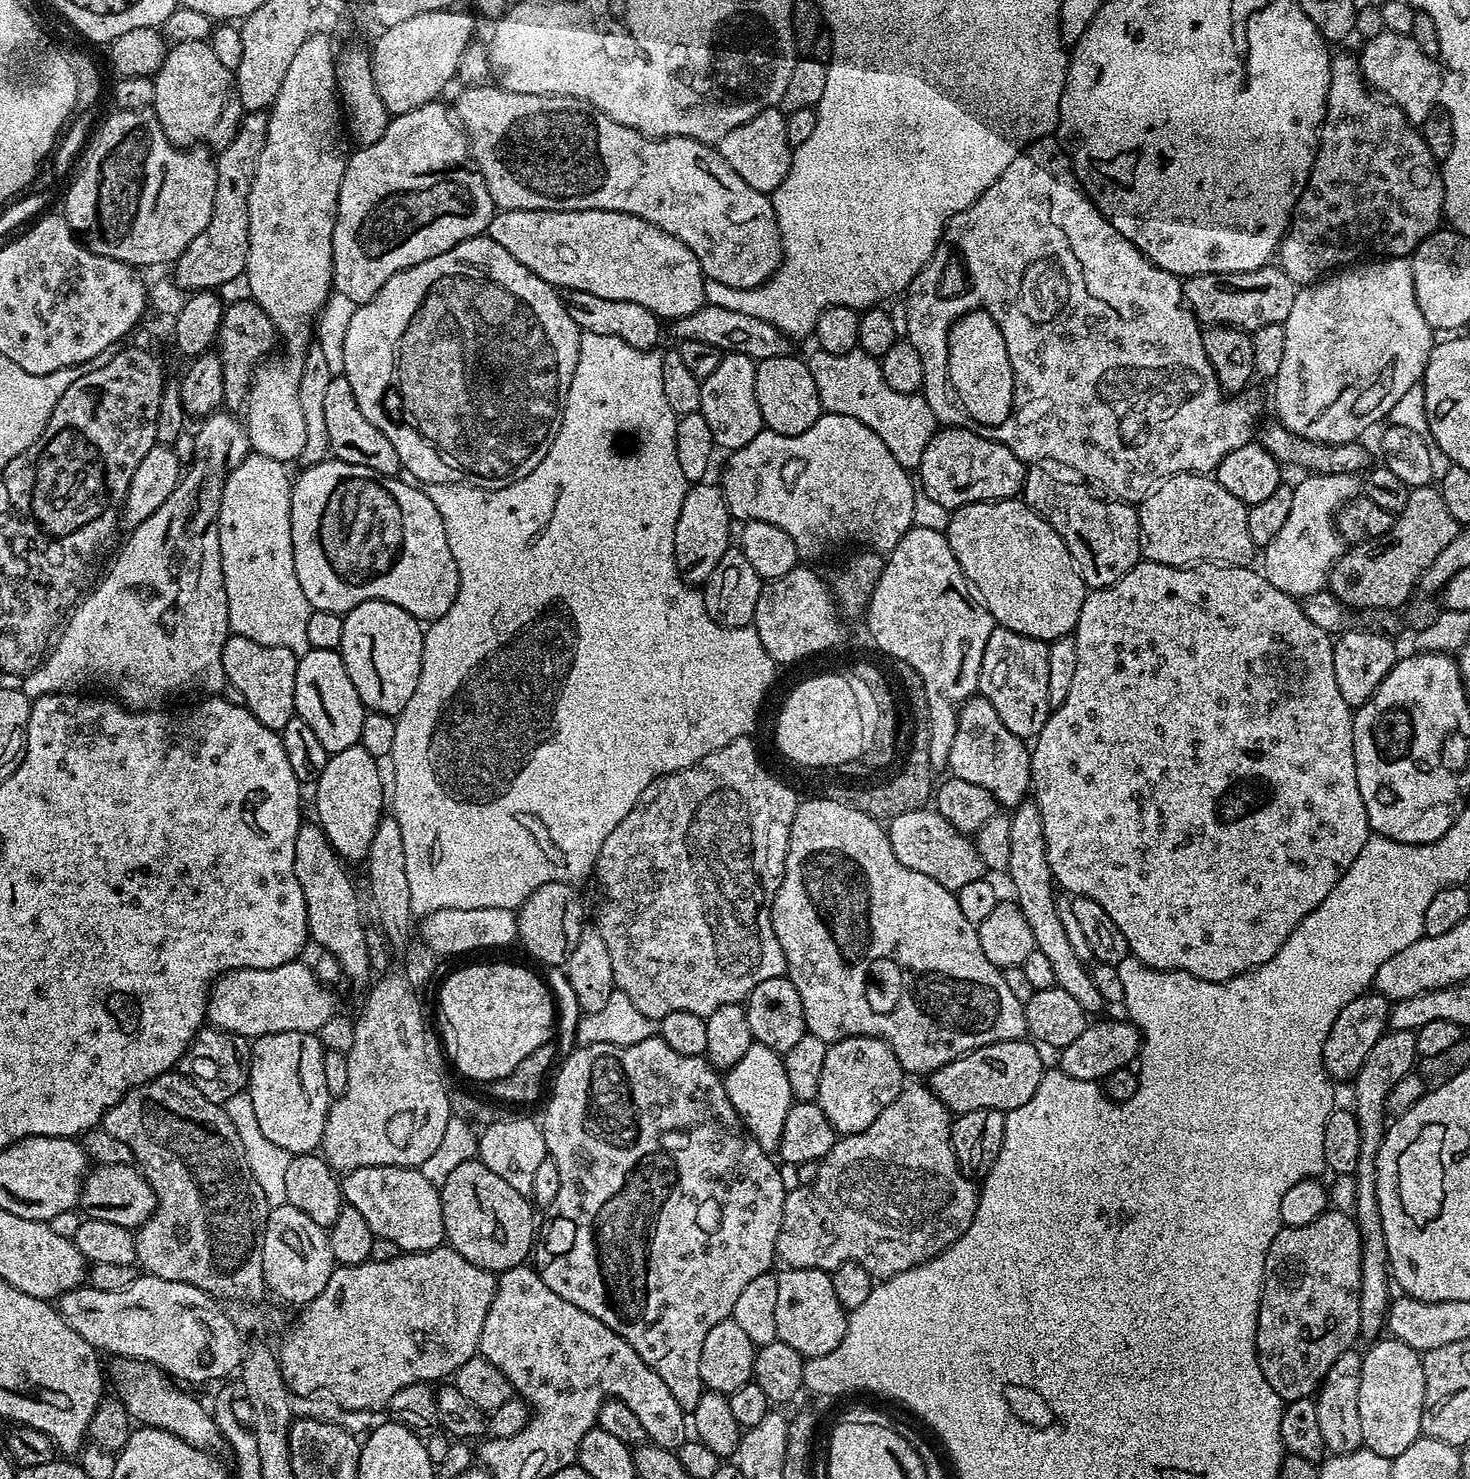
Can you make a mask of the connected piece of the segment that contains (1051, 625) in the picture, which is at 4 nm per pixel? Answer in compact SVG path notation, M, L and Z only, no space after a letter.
M1023 499L983 500L957 508L949 515L946 535L958 566L999 627L1045 642L1075 633L1086 595L1084 579L1062 538Z

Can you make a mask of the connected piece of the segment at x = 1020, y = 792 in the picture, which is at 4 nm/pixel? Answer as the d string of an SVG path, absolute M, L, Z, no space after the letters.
M977 694L960 705L958 730L954 733L954 746L950 746L947 771L966 782L975 782L990 790L1001 809L1011 810L1029 795L1032 753L1021 737L1006 730L1002 718L998 718L998 710L990 706L988 699Z

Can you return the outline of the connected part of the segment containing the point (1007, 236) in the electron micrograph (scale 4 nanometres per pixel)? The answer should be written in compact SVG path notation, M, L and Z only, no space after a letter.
M1057 139L1032 141L981 196L969 203L966 210L953 213L945 223L943 238L930 262L922 266L922 270L908 285L907 296L902 328L908 331L908 343L918 350L922 358L922 395L930 410L934 410L937 421L941 425L965 428L1005 444L1018 459L1029 465L1040 466L1045 462L1057 464L1052 466L1077 472L1081 481L1097 489L1105 488L1108 491L1105 493L1117 500L1139 502L1145 500L1156 485L1172 476L1183 472L1215 473L1226 454L1257 439L1258 425L1261 423L1260 404L1256 400L1247 400L1244 394L1226 394L1220 387L1220 379L1216 377L1214 366L1210 364L1210 358L1202 346L1202 325L1184 301L1181 277L1150 262L1150 258L1143 256L1134 242L1122 238L1122 234L1110 226L1110 222L1094 207L1092 199L1080 185L1064 145Z

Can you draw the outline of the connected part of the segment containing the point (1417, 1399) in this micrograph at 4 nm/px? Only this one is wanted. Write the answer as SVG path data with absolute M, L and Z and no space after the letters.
M1380 1338L1373 1344L1376 1345L1369 1352L1363 1353L1361 1362L1362 1374L1358 1397L1359 1421L1362 1422L1363 1447L1391 1461L1398 1454L1402 1454L1402 1450L1406 1450L1406 1446L1419 1440L1422 1435L1420 1427L1426 1398L1424 1361L1421 1353L1394 1339Z

